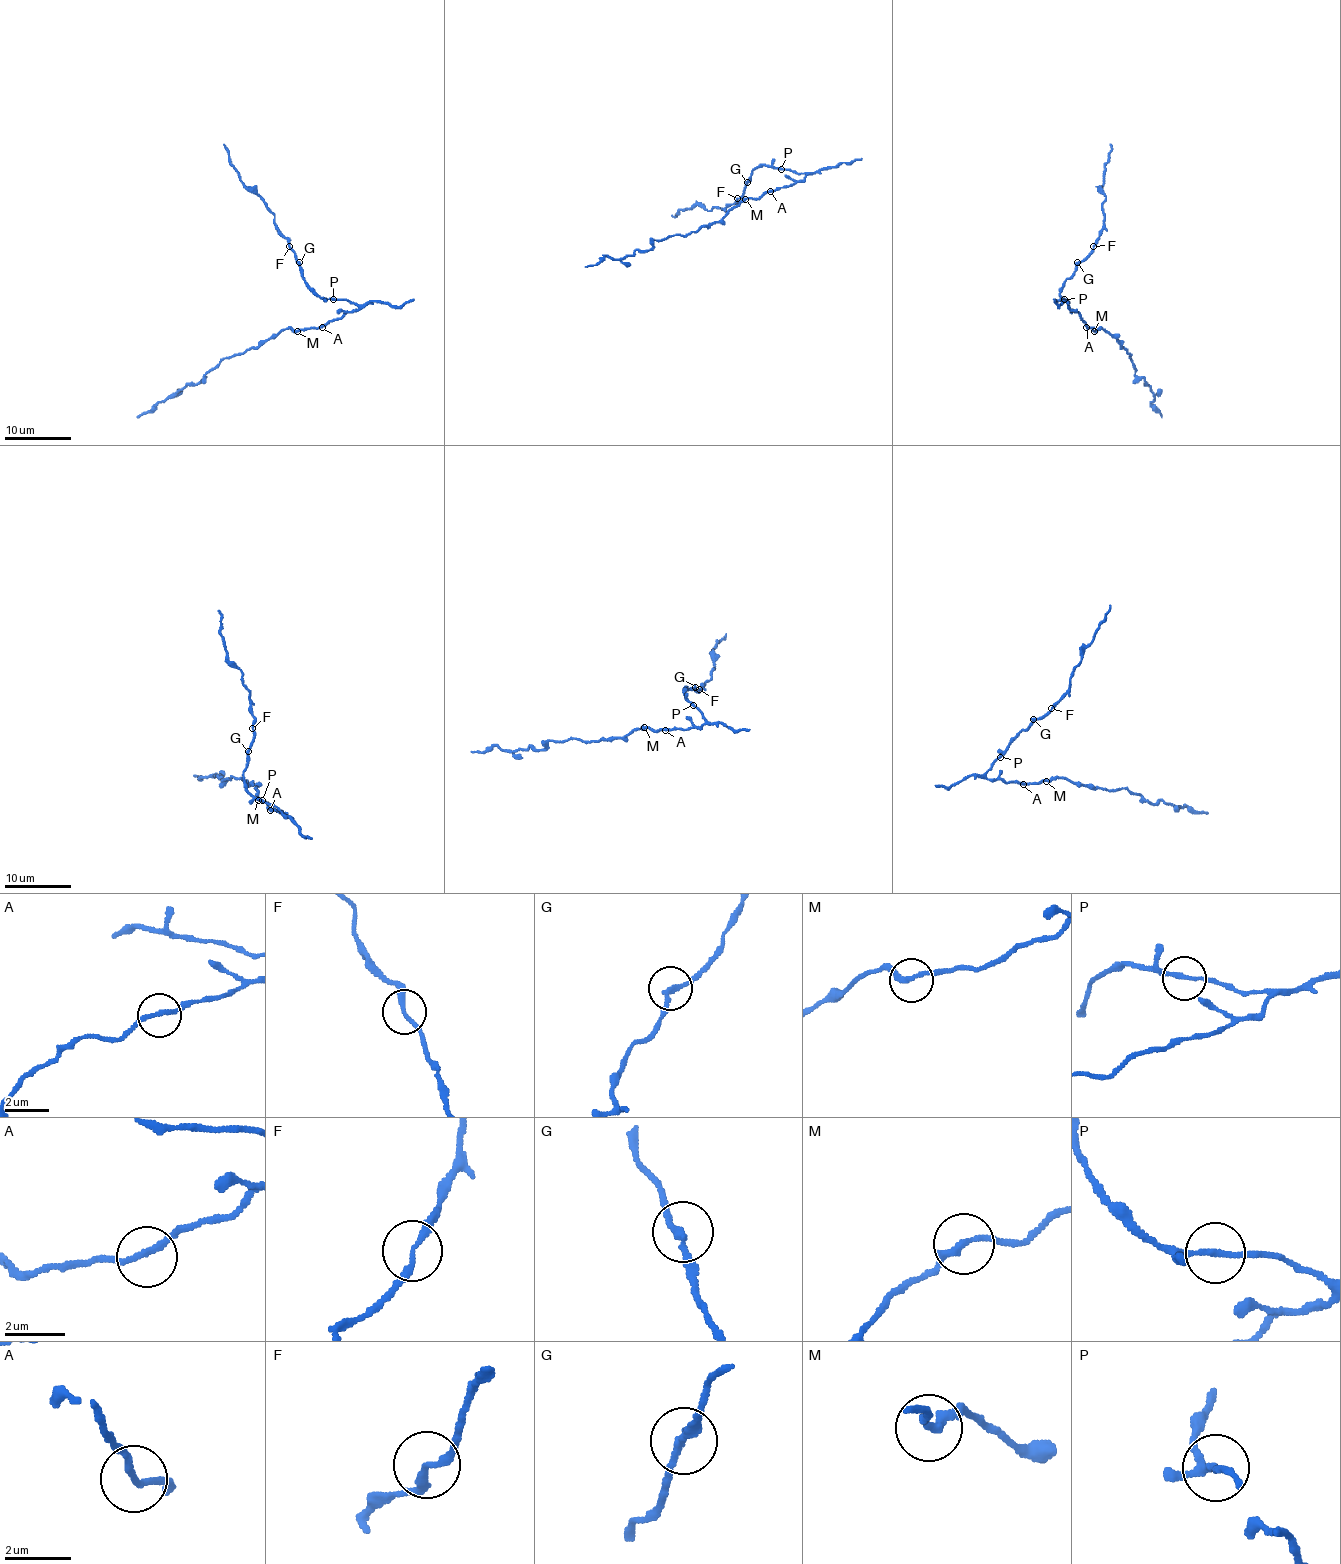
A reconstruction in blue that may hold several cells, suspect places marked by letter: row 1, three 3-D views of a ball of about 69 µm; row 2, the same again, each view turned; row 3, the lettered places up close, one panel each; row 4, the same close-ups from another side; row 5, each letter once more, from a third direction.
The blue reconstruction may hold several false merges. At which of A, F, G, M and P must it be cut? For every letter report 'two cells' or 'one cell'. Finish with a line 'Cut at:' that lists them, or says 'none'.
A: one cell
F: two cells
G: one cell
M: two cells
P: one cell
Cut at: F, M

